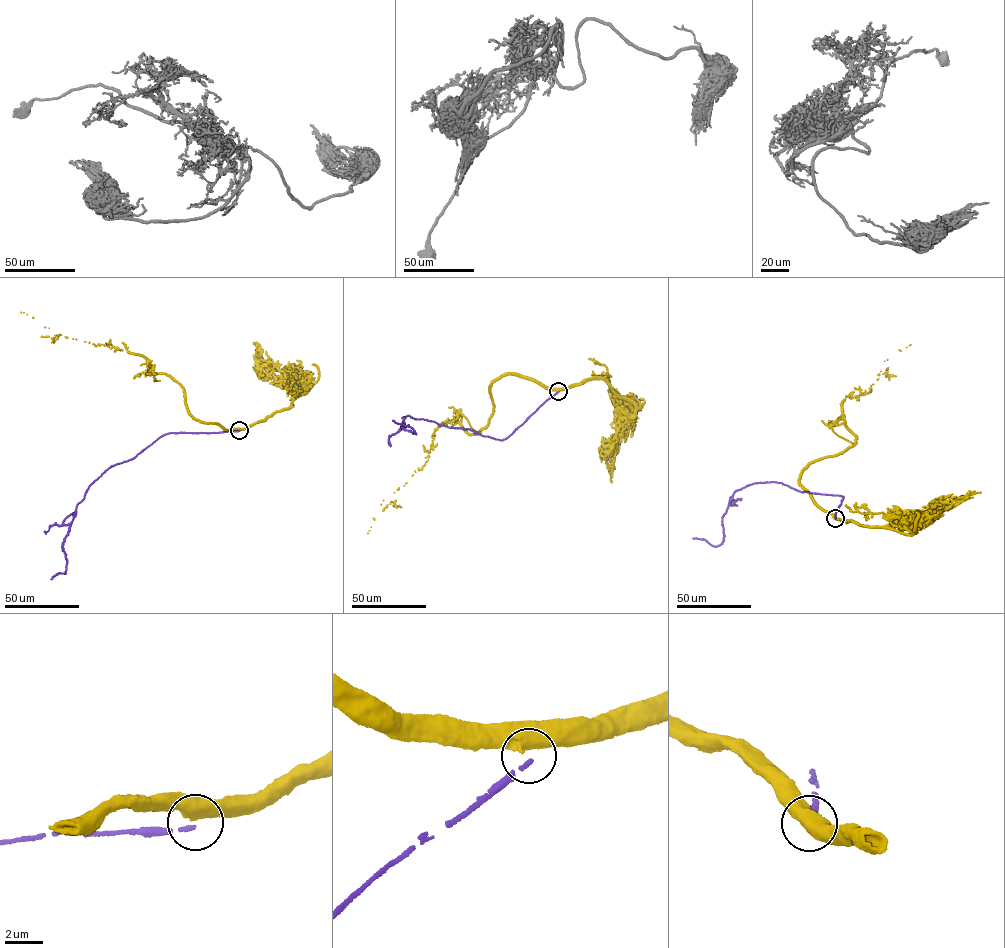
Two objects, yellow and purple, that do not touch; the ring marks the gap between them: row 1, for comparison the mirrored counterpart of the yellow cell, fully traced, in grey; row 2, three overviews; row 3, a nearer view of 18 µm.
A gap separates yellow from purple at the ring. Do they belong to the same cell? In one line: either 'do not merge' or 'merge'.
do not merge

